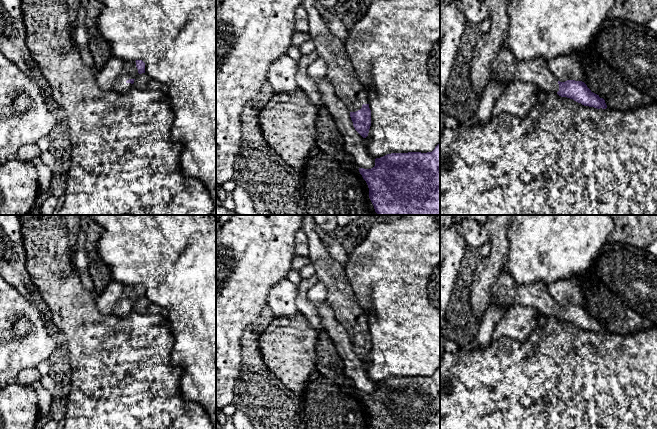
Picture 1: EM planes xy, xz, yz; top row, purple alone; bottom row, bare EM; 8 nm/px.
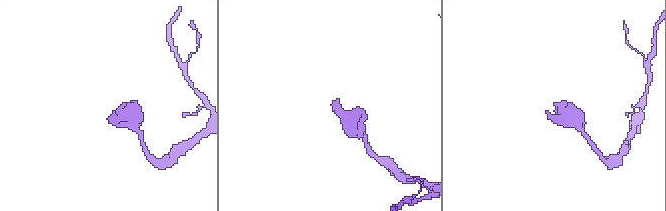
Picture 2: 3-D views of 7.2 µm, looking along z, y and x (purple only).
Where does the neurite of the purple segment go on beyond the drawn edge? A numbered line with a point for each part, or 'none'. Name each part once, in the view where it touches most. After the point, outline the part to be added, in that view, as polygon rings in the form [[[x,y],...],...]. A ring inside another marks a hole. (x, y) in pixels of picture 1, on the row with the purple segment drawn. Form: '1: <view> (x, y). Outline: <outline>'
1: xz (340, 72). Outline: [[[302,0],[309,18],[309,35],[315,52],[327,64],[326,78],[334,86],[337,97],[349,112],[356,112],[363,104],[369,104],[367,92],[358,80],[344,41],[336,38],[325,25],[315,4],[316,0]]]

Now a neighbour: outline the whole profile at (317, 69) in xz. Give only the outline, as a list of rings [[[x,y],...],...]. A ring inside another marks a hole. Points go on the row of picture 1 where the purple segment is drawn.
[[[318,57],[307,67],[306,71],[307,75],[314,80],[323,78],[326,76],[327,64],[322,58]]]

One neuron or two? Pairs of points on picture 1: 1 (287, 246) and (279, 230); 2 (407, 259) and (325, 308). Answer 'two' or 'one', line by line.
1: one
2: two

